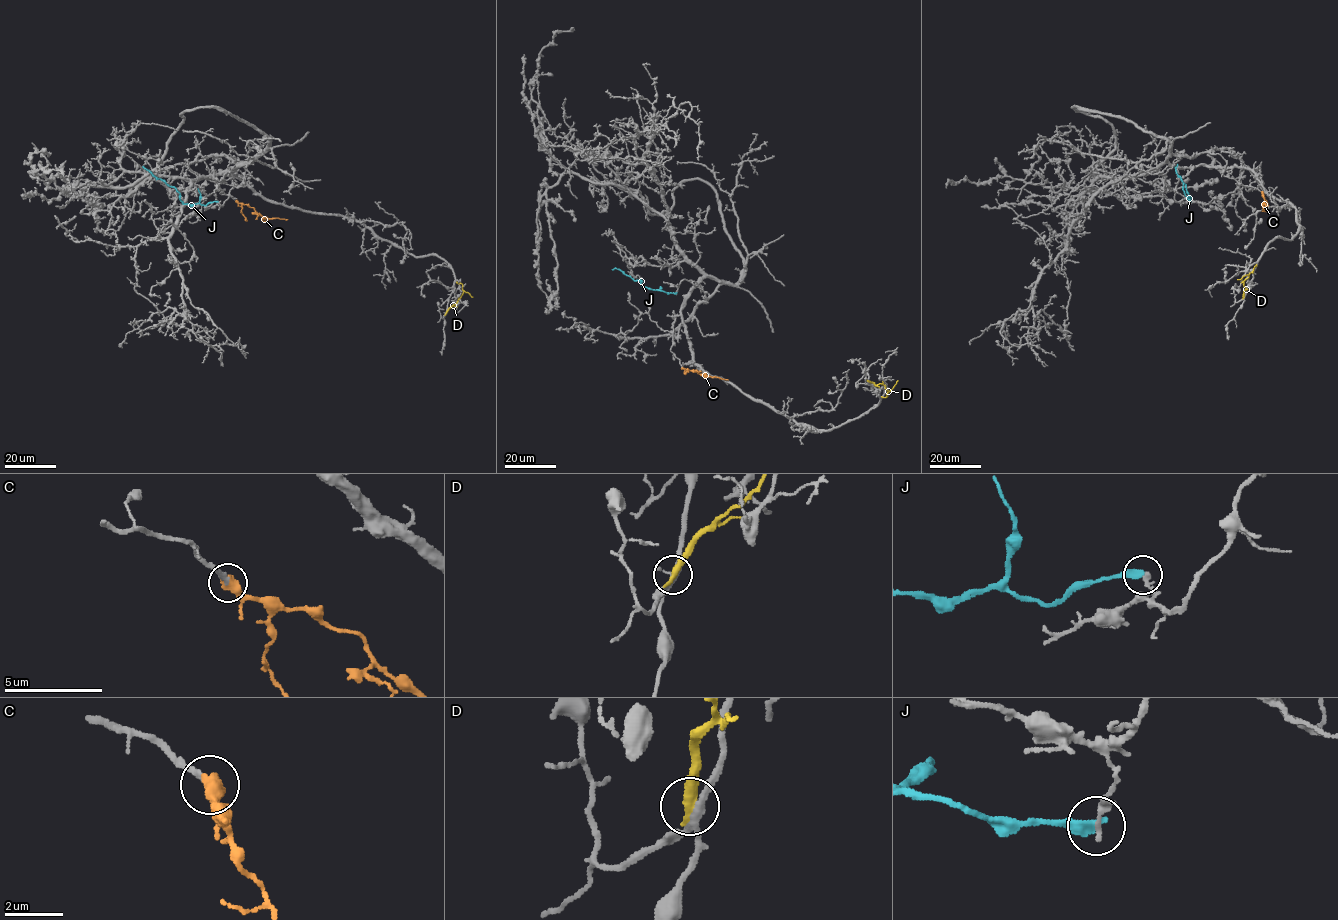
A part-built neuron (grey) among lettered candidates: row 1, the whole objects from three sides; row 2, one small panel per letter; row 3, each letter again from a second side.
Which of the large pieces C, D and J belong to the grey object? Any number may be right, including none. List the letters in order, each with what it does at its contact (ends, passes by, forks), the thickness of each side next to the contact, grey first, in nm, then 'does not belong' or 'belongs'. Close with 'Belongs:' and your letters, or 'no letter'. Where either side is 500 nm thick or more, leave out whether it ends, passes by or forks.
C: calibres 220 and 550 nm; belongs
D: it ends; calibres 220 and 400 nm; does not belong
J: it ends; calibres 240 and 400 nm; does not belong
Belongs: C

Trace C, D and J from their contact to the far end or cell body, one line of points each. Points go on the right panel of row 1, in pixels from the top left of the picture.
C: (1261, 192), (1266, 208)
D: (1243, 297), (1243, 282), (1256, 264)
J: (1189, 196), (1176, 171), (1178, 164)

